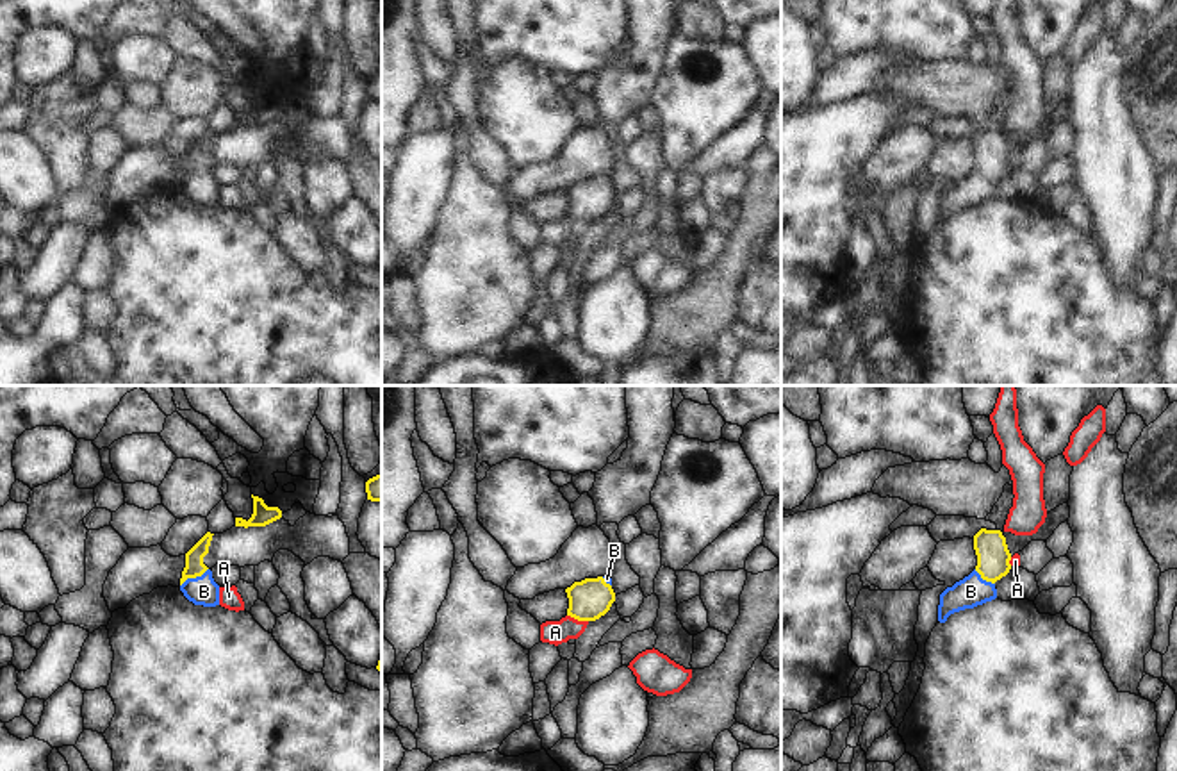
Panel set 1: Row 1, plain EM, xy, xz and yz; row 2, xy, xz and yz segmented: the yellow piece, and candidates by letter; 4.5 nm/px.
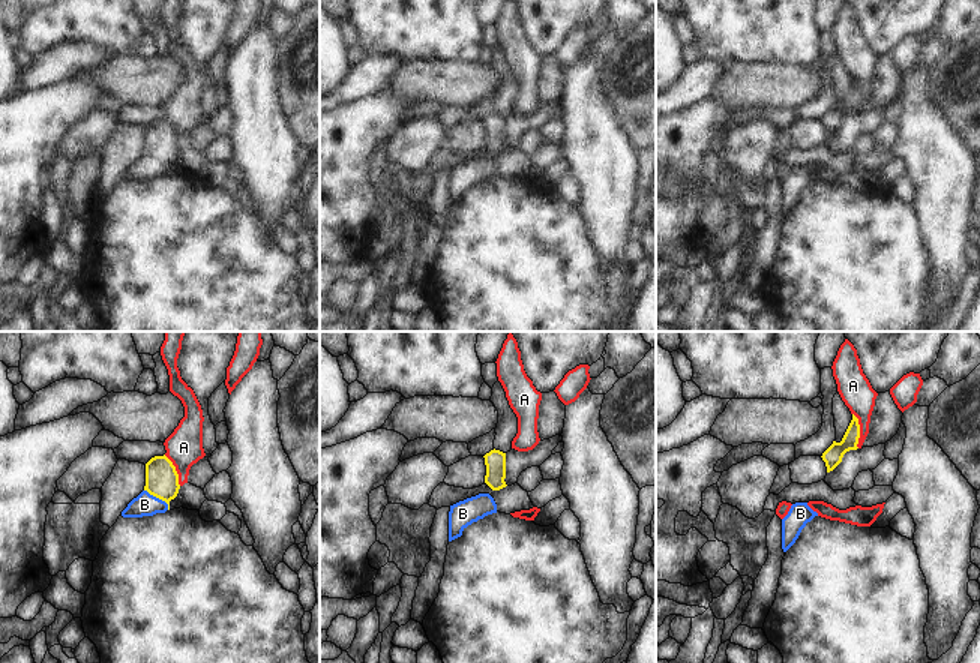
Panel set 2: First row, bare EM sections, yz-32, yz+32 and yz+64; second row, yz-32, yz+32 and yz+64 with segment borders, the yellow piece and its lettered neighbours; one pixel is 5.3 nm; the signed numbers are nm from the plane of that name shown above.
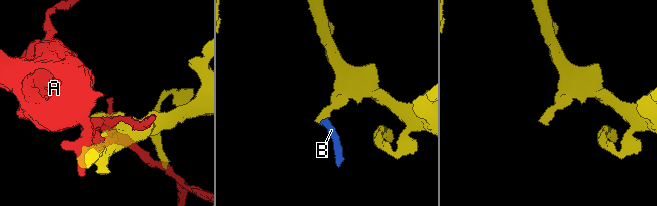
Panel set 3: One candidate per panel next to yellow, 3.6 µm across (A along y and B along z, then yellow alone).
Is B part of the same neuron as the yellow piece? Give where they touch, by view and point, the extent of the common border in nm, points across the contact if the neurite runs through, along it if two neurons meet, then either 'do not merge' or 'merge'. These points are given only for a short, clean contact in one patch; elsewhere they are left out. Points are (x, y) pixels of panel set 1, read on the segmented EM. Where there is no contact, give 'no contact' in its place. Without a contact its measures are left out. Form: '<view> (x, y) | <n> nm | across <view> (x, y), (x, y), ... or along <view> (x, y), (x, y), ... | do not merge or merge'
xy (193, 577) | 150 nm | across xy (195, 566), (193, 577), (202, 589) | merge

